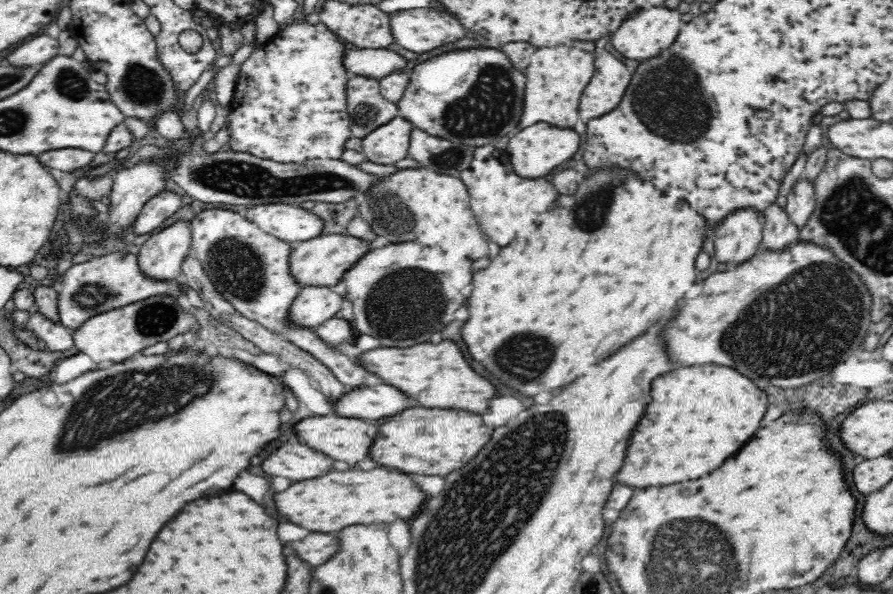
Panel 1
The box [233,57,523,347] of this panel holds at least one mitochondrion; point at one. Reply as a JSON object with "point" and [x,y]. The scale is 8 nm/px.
{"point":[401,302]}

